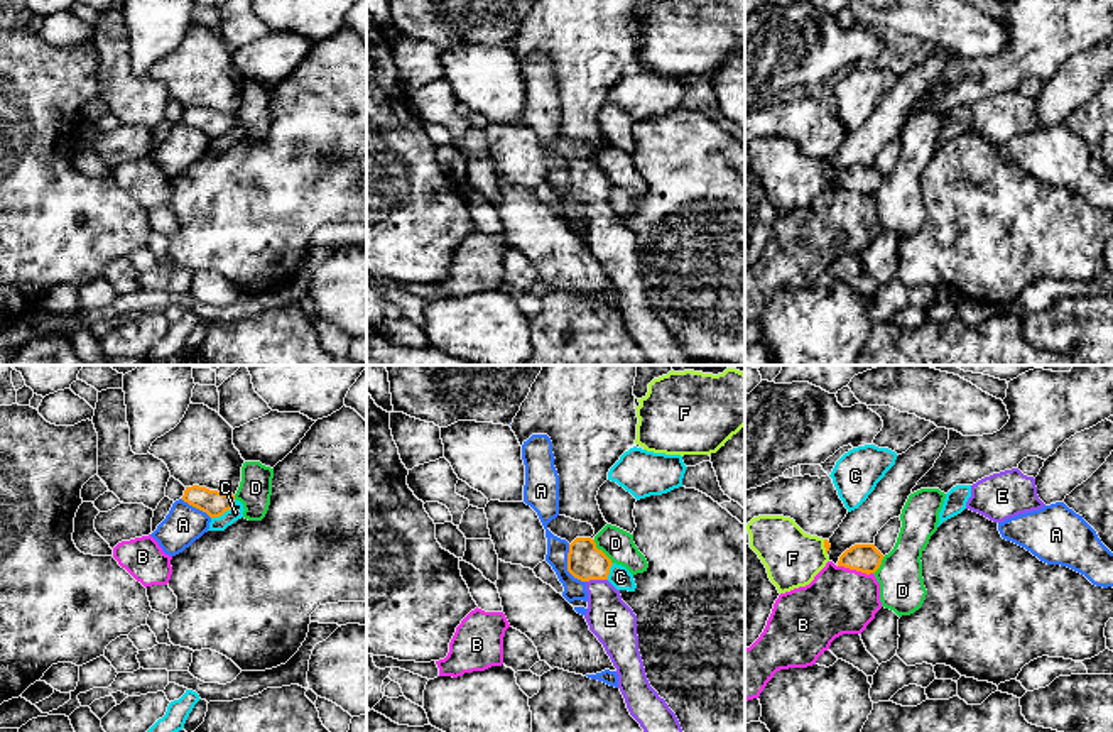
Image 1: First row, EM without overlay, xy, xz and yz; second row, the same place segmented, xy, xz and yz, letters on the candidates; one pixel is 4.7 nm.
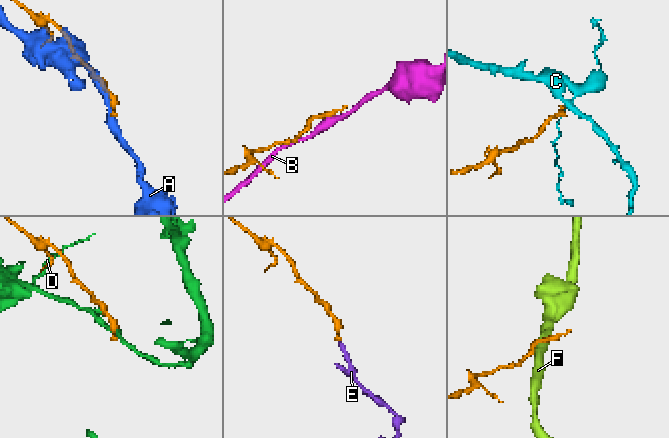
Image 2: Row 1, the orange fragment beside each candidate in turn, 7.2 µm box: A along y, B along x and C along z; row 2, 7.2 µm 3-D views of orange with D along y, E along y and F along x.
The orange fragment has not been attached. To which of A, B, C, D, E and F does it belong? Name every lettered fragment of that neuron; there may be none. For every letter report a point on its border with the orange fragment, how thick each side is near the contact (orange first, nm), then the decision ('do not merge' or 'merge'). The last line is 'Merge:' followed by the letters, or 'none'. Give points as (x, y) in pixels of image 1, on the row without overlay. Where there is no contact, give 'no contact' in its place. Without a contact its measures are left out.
A: meets orange in xz at (568, 188); 180 nm thick on the orange side, 100 nm on the other; do not merge
B: meets orange in yz at (855, 190); 140 nm thick on the orange side, 320 nm on the other; do not merge
C: meets orange in xy at (225, 132); 120 nm thick on the orange side, 70 nm on the other; do not merge
D: meets orange in xz at (602, 173); 180 nm thick on the orange side, 150 nm on the other; do not merge
E: meets orange in xz at (597, 200); 180 nm thick on the orange side, 220 nm on the other; merge
F: meets orange in yz at (825, 168); 30 nm thick on the orange side, 280 nm on the other; do not merge
Merge: E

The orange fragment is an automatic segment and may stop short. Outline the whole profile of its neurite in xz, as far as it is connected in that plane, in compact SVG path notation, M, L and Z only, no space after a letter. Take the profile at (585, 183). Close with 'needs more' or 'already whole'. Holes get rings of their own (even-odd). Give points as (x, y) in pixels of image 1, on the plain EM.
M576 159L569 166L567 193L586 205L584 240L616 289L618 309L630 336L652 365L691 365L676 335L647 301L638 272L637 237L608 203L611 186L591 159Z | needs more

